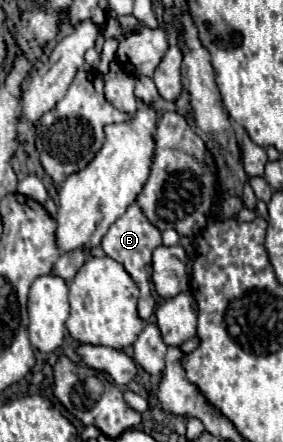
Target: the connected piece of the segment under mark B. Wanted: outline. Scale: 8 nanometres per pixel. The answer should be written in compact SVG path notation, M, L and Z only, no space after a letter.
M134 202L104 234L102 238L102 250L114 258L116 262L120 262L126 272L136 280L138 288L140 288L140 300L138 300L138 314L142 320L148 320L154 314L156 308L156 292L154 292L154 284L152 284L152 250L158 248L162 244L162 234L156 226L152 226L148 222L148 218L144 216L142 208Z

